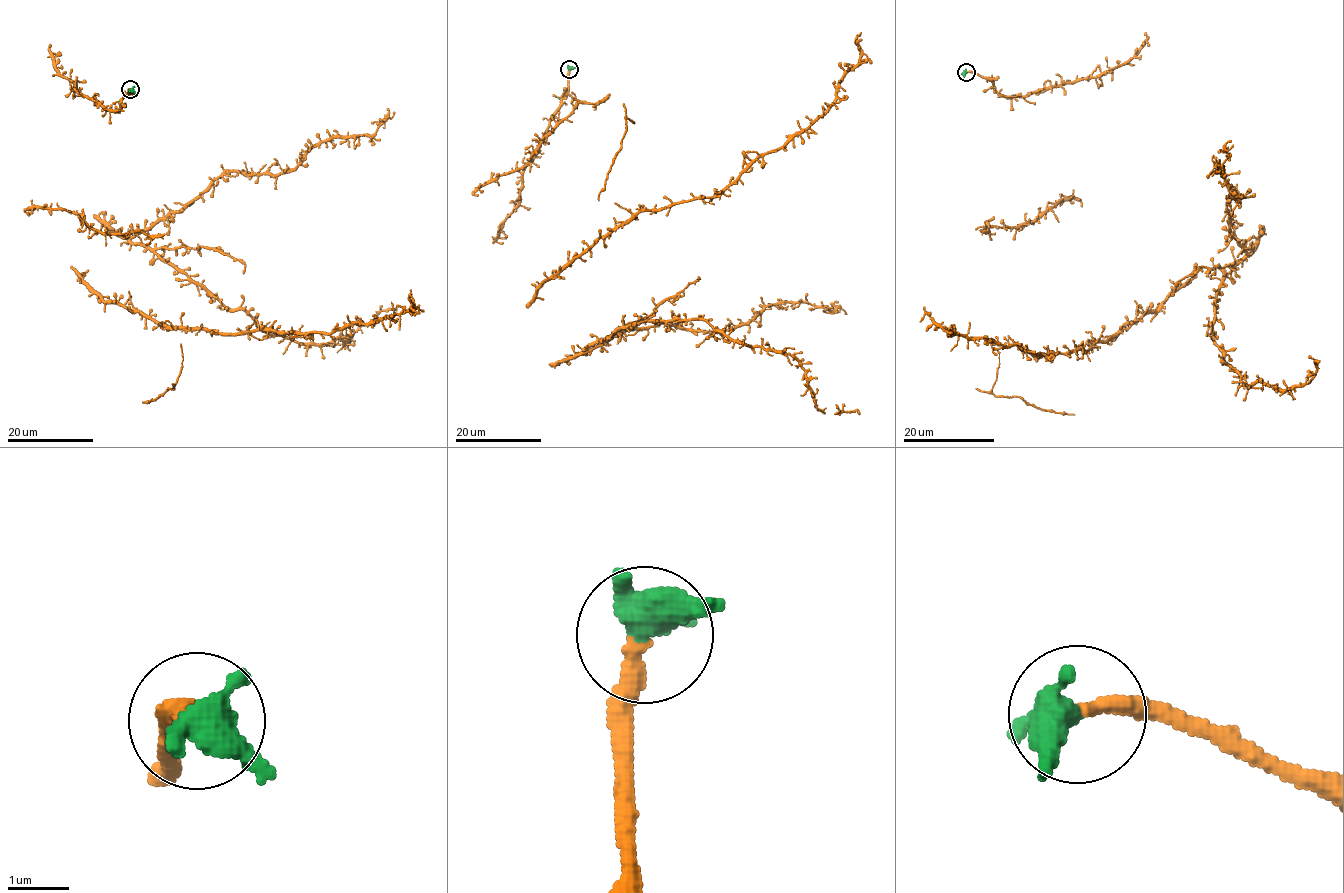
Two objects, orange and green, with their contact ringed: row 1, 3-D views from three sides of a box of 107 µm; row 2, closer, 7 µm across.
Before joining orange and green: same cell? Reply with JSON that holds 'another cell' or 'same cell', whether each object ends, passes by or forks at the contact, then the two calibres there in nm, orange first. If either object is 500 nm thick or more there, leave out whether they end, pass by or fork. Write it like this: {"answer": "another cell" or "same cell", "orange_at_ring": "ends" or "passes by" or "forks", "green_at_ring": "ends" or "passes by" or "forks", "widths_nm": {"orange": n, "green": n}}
{"answer": "same cell", "orange_at_ring": "ends", "green_at_ring": "forks", "widths_nm": {"orange": 300, "green": 360}}

